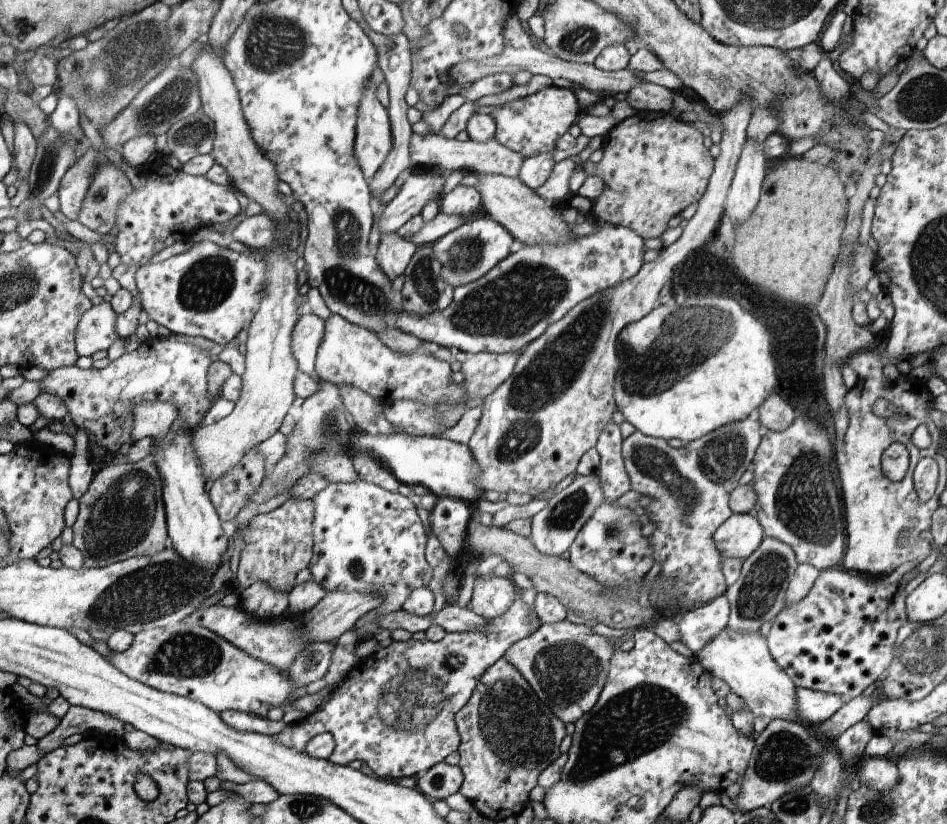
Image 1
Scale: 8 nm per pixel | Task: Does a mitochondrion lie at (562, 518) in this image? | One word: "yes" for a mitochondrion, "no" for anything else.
yes

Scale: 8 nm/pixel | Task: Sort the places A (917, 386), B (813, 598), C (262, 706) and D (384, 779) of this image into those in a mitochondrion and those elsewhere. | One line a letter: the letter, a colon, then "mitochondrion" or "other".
A: other
B: other
C: other
D: other

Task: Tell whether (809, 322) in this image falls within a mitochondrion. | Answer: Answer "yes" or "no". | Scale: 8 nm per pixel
yes

